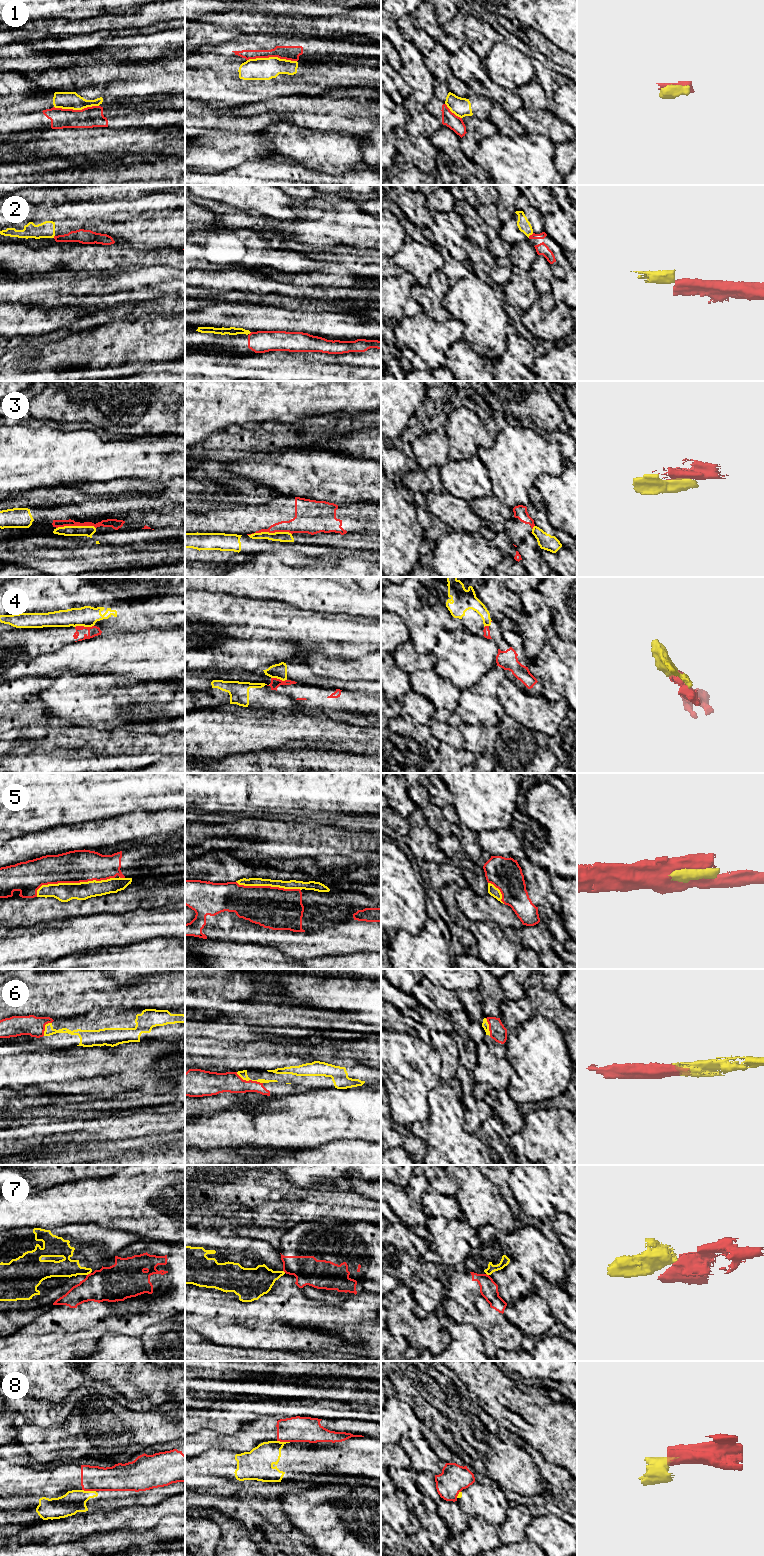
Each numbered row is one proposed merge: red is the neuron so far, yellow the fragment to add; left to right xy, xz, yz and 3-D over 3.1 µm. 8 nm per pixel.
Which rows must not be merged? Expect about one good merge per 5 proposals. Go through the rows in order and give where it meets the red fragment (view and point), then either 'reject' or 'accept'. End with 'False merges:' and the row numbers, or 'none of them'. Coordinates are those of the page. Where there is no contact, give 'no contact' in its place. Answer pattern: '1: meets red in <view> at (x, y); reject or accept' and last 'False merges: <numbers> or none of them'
1: meets red in xz at (272, 56); reject
2: meets red in yz at (530, 235); reject
3: meets red in xz at (269, 532); reject
4: meets red in xy at (83, 626); reject
5: meets red in xy at (72, 882); accept
6: meets red in xz at (249, 1080); accept
7: meets red in xy at (88, 1274); reject
8: meets red in xy at (89, 1490); reject
False merges: 1, 2, 3, 4, 7, 8

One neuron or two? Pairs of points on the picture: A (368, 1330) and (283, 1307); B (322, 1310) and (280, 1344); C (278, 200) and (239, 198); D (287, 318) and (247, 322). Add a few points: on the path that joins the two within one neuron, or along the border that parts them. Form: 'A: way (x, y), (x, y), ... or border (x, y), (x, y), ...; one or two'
A: border (322, 1321), (368, 1323); two
B: way (304, 1310), (283, 1310), (271, 1322), (271, 1326); one
C: way (268, 199), (249, 198); one
D: border (270, 307), (267, 318), (255, 326), (256, 330); two

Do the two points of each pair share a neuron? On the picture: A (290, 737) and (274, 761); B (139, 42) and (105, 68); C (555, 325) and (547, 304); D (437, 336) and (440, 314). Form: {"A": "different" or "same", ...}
{"A": "different", "B": "different", "C": "different", "D": "different"}

